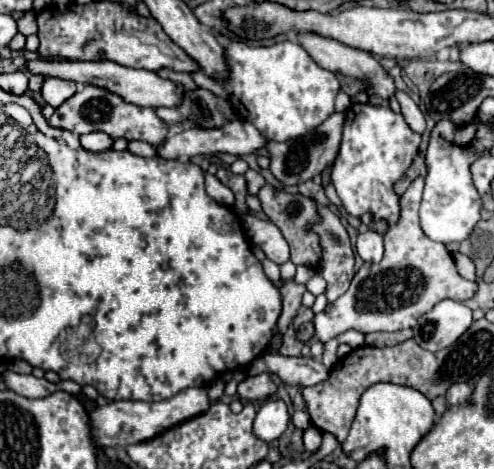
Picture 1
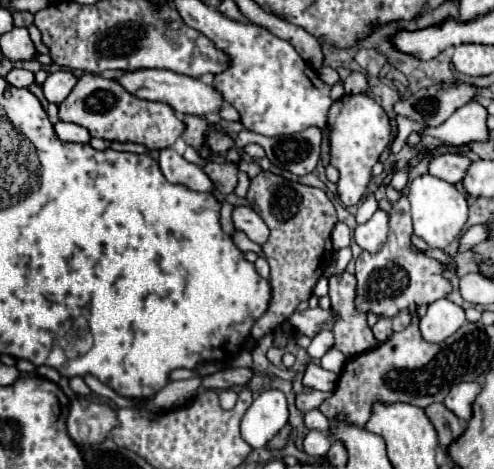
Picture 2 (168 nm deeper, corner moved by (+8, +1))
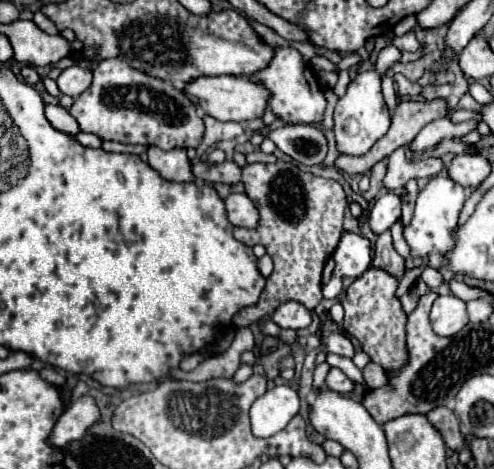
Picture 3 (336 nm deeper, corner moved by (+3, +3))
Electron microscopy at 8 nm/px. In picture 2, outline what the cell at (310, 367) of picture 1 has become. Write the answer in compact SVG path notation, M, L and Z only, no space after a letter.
M312 361L306 363L304 369L304 377L302 377L302 385L310 387L310 389L318 389L318 391L332 391L336 385L338 375L332 371L326 371L320 365L314 365Z

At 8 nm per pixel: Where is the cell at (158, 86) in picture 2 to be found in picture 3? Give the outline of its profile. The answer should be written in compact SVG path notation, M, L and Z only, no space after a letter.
M221 75L221 77L199 77L193 83L185 87L185 95L203 107L207 115L219 119L219 121L251 121L263 117L267 103L269 103L269 91L247 77L233 77L233 75Z

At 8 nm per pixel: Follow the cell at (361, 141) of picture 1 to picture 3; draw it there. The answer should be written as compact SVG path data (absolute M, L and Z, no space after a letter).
M387 45L379 57L377 57L377 65L373 71L369 73L361 73L357 75L351 83L347 93L337 101L335 107L335 137L337 137L337 149L339 153L347 153L347 155L363 155L371 149L371 145L381 139L389 125L391 125L391 115L389 109L385 105L383 93L381 93L381 77L383 73L401 59L401 51L395 45Z

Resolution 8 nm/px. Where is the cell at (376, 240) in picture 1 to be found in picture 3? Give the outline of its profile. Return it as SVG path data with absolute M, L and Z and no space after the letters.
M385 193L375 199L375 205L369 213L369 223L377 235L387 231L399 219L401 219L401 199L397 193Z

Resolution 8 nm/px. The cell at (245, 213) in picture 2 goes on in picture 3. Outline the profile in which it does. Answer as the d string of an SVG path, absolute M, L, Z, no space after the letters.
M231 193L225 199L225 209L227 209L227 219L235 227L253 229L259 223L259 213L245 193Z

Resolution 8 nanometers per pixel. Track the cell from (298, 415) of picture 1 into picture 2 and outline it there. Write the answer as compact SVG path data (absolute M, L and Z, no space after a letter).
M310 391L310 393L300 393L296 395L296 407L300 413L308 413L312 409L316 409L326 397L330 397L332 393L322 393L322 391Z

